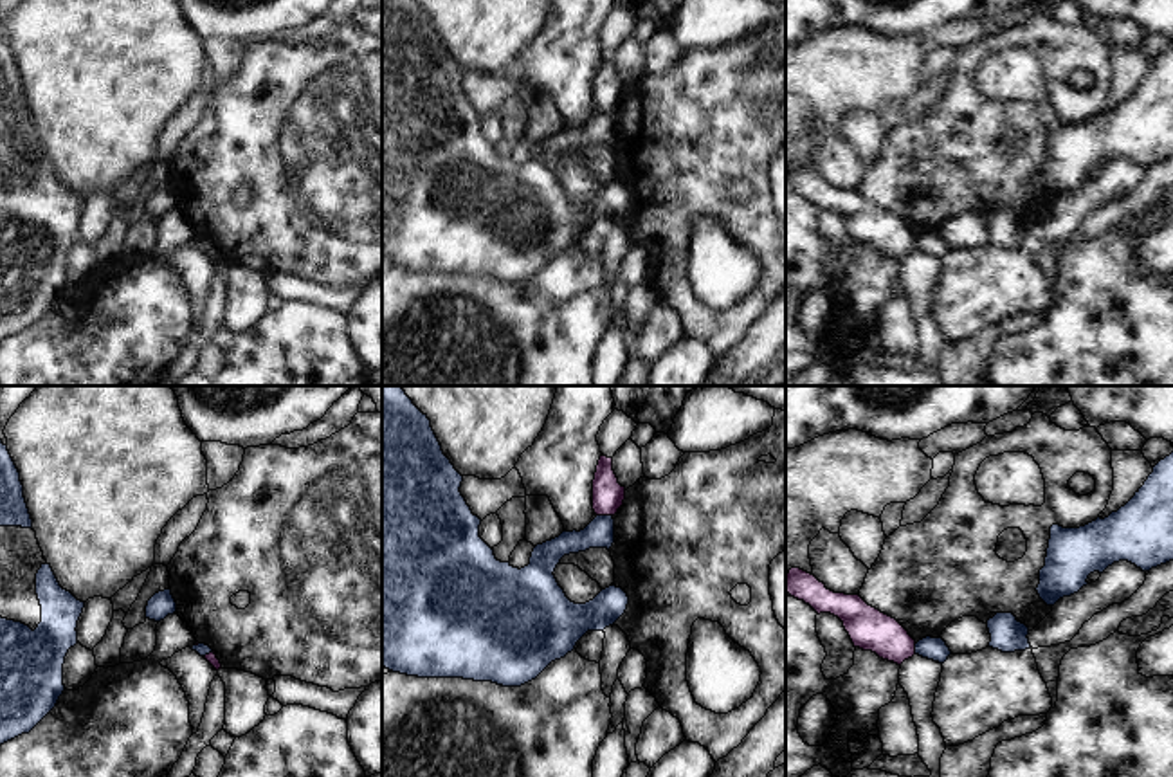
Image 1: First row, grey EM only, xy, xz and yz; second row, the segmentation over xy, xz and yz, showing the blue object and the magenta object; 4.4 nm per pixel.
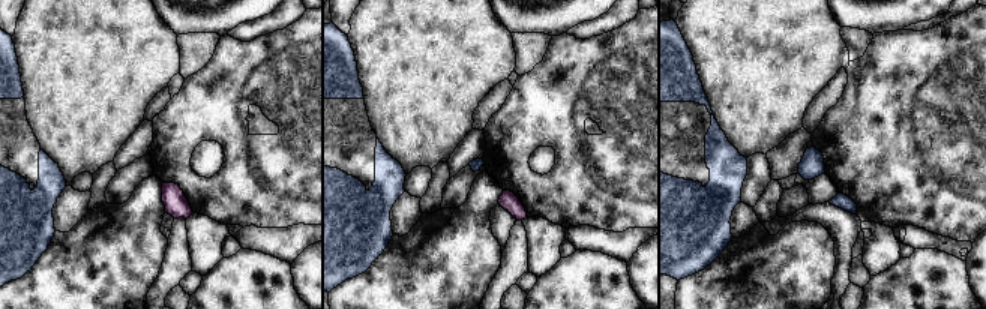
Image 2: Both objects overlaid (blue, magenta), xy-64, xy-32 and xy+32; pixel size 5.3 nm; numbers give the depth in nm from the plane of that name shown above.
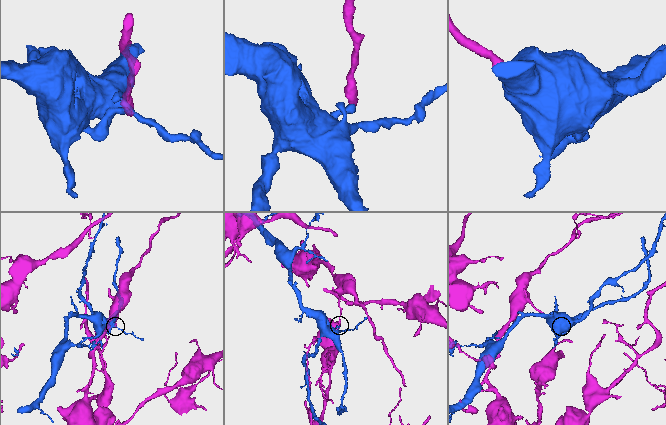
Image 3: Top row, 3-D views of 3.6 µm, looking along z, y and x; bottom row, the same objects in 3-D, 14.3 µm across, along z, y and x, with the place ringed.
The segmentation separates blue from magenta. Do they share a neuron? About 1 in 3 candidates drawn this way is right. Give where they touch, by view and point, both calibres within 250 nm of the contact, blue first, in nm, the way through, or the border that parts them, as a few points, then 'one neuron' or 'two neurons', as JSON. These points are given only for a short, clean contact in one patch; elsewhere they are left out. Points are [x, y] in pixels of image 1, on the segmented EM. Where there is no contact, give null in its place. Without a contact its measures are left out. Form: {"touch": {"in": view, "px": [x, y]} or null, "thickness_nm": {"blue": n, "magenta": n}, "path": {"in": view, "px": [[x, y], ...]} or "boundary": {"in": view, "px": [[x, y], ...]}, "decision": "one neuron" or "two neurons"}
{"touch": {"in": "xz", "px": [604, 516]}, "thickness_nm": {"blue": 130, "magenta": 140}, "decision": "two neurons"}

